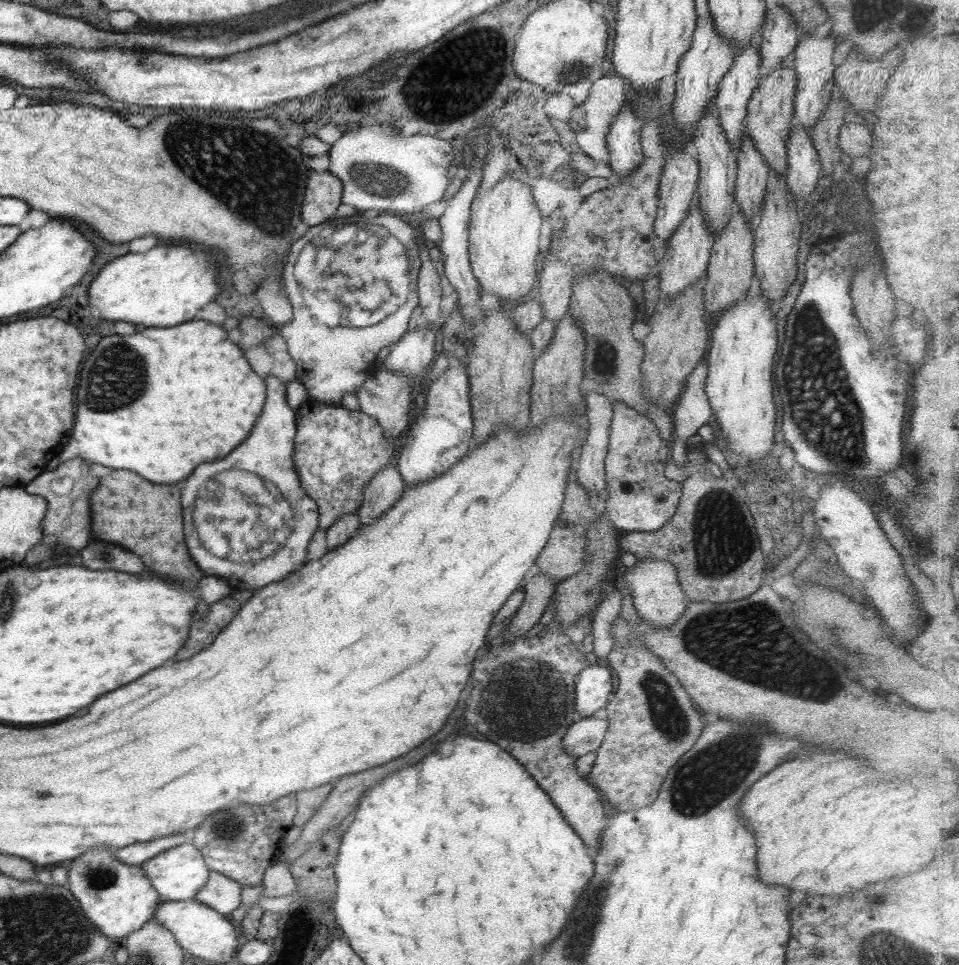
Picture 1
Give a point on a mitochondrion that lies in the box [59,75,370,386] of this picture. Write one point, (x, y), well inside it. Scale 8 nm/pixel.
(214, 169)

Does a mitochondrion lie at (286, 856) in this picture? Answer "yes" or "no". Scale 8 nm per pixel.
no

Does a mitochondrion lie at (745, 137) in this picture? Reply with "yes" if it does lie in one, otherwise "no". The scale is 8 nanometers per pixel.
no

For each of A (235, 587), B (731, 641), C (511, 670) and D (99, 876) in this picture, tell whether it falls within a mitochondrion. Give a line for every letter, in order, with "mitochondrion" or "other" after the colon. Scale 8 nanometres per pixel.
A: other
B: mitochondrion
C: mitochondrion
D: mitochondrion

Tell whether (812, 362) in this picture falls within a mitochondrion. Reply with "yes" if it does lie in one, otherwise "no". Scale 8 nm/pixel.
yes

